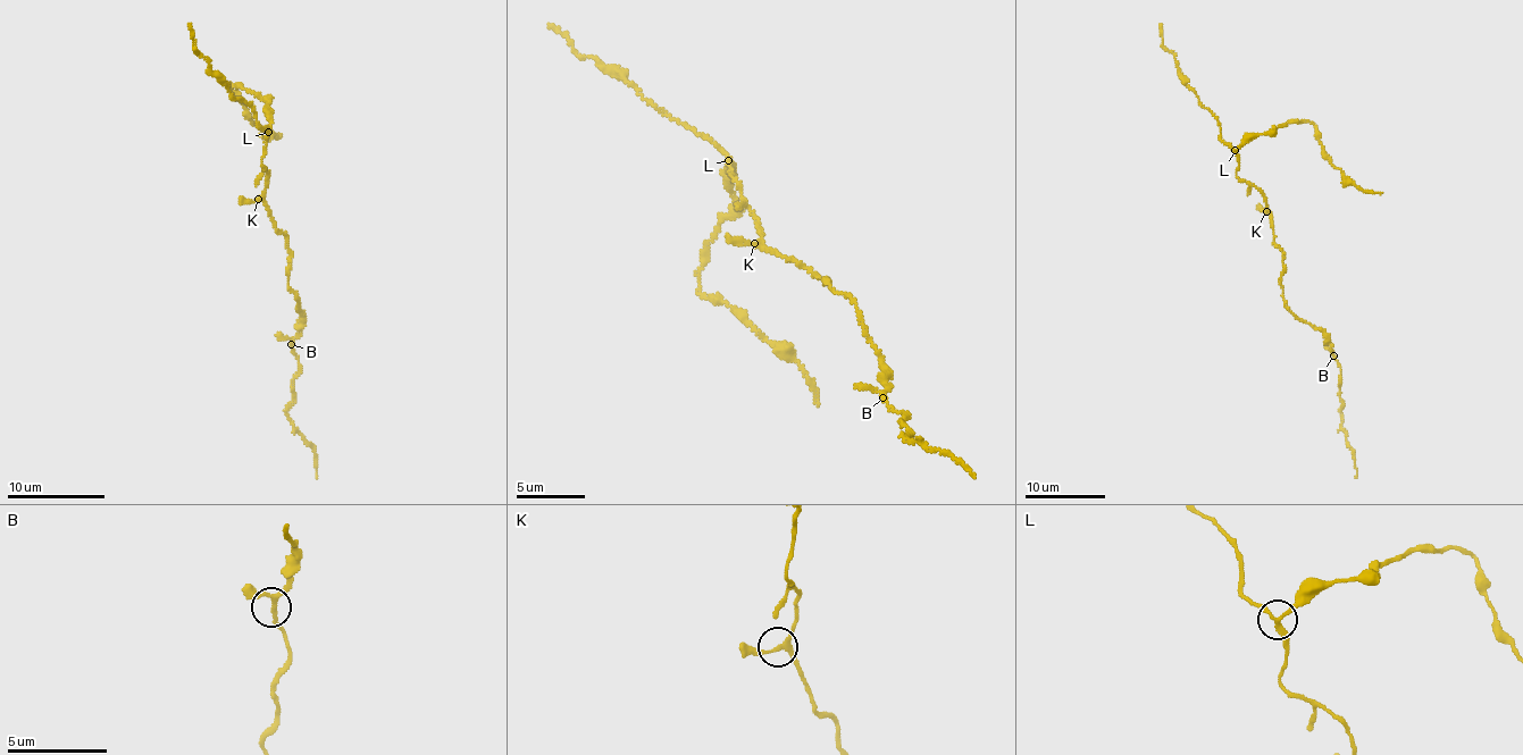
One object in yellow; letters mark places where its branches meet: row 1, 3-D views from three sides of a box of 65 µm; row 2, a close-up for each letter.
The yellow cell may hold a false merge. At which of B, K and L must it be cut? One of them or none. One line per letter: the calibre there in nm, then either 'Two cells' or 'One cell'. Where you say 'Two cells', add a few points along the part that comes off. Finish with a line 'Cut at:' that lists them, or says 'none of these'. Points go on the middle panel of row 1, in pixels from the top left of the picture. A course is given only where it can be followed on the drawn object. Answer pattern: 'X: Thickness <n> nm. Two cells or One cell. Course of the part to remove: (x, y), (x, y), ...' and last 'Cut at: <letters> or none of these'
B: Thickness 200 nm. One cell
K: Thickness 170 nm. One cell
L: Thickness 190 nm. Two cells. Course of the part to remove: (728, 161), (735, 212), (709, 244), (700, 285), (738, 310), (800, 366), (818, 407)
Cut at: L

